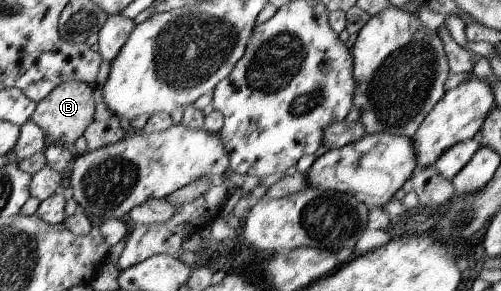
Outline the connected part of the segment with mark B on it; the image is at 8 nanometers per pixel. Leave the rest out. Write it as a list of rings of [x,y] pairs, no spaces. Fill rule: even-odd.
[[[80,81],[59,83],[43,100],[35,104],[34,111],[29,117],[30,121],[50,139],[48,143],[66,148],[72,146],[75,140],[83,135],[86,127],[93,121],[95,106],[92,88]]]

